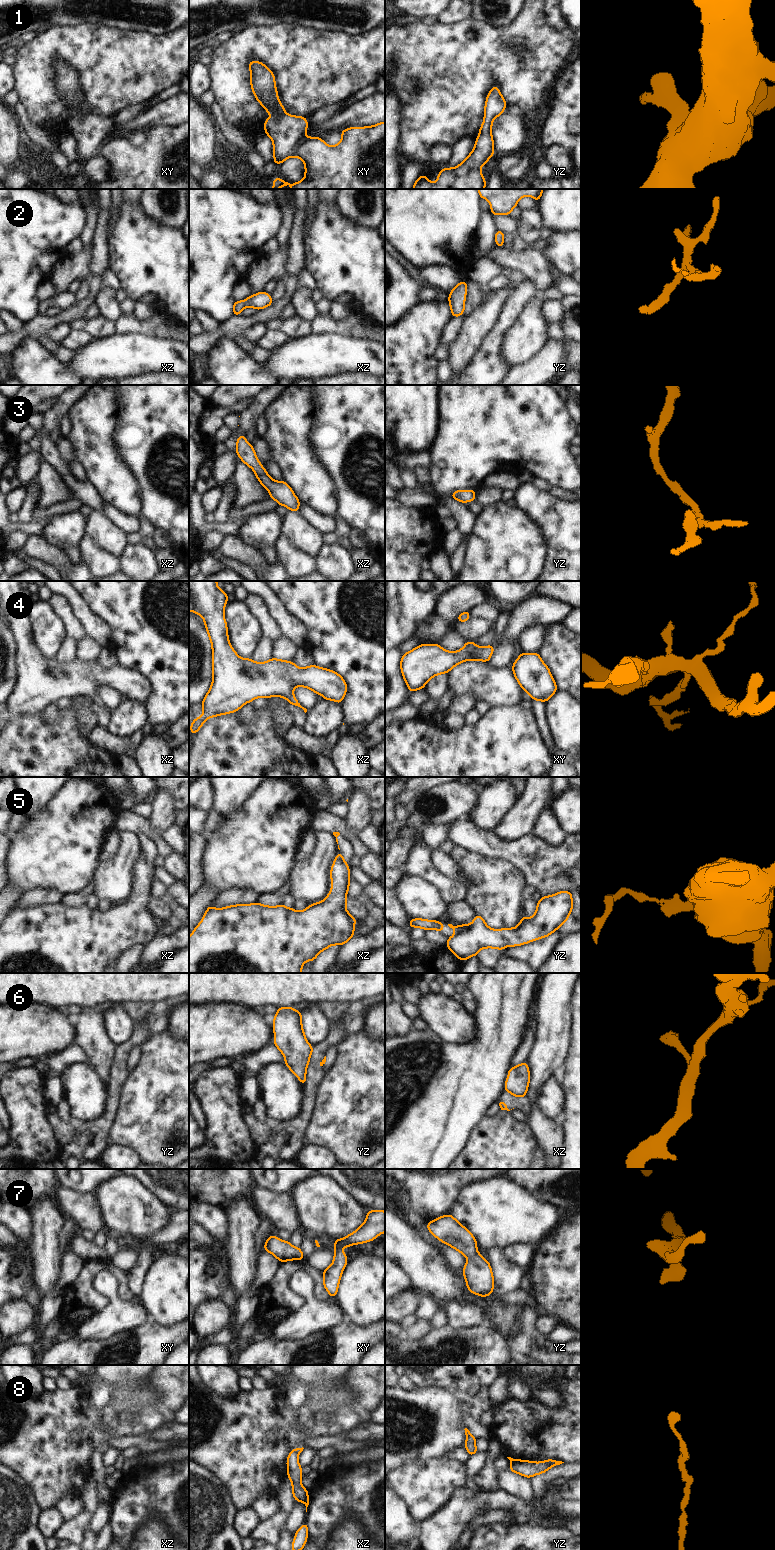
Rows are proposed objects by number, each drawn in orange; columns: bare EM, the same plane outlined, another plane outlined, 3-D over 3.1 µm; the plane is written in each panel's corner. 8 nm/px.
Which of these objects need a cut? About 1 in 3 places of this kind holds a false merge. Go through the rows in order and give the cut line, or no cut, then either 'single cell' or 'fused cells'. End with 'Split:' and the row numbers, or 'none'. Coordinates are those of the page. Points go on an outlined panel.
1: no cut | single cell
2: no cut | single cell
3: no cut | single cell
4: no cut | single cell
5: yz (472, 925), (468, 929), (459, 932) | fused cells
6: xz (524, 1093), (513, 1095) | fused cells
7: no cut | single cell
8: yz (517, 1459), (511, 1462) | fused cells
Split: 5, 6, 8

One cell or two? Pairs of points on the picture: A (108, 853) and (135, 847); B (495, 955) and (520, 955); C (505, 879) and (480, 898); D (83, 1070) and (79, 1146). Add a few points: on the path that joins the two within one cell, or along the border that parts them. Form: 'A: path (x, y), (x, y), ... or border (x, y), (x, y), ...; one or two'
A: border (120, 832), (119, 851), (112, 858), (103, 862); two
B: border (499, 950), (502, 955); two
C: path (499, 885), (486, 895); one
D: border (103, 1114), (90, 1121), (79, 1121), (72, 1118); two

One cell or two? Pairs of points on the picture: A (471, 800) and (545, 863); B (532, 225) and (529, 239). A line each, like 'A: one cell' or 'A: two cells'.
A: two cells
B: one cell

